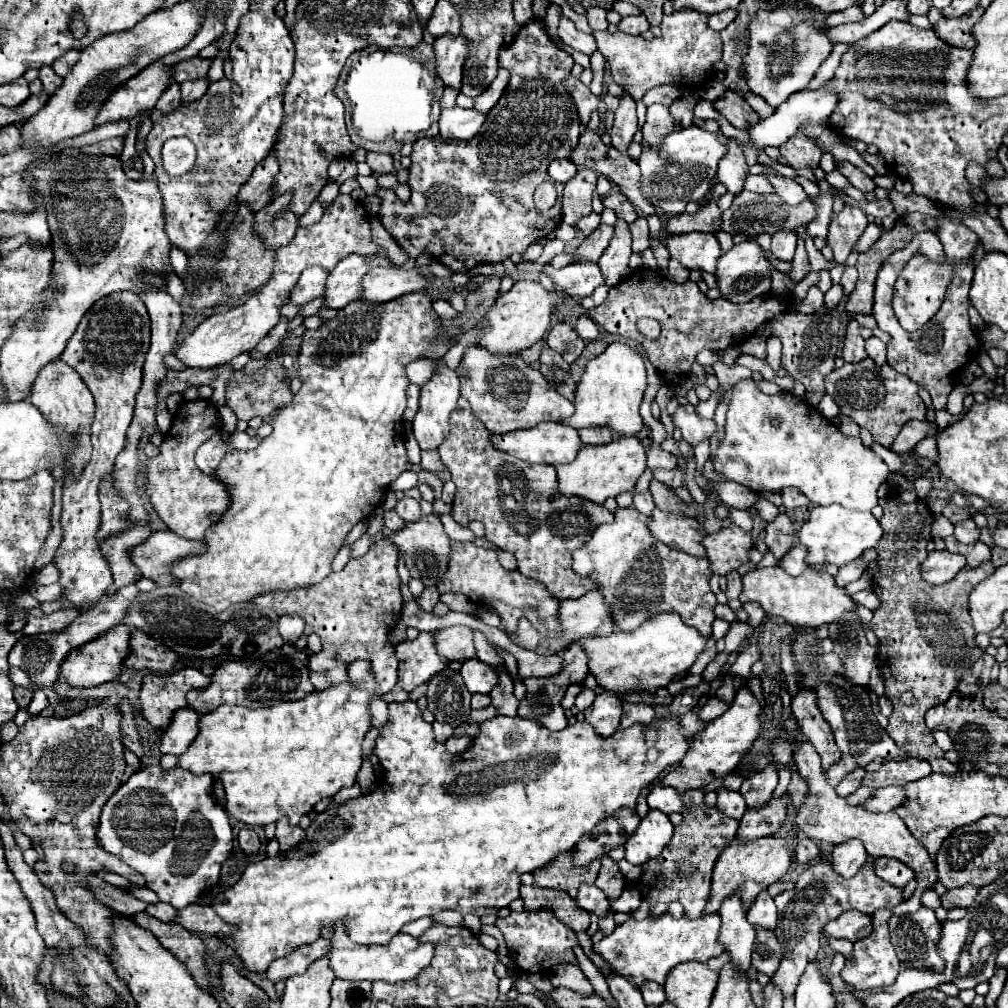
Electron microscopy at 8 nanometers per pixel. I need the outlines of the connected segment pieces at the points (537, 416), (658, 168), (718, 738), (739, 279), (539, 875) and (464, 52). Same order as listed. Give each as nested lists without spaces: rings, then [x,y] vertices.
[[[468,345],[460,367],[466,371],[466,375],[460,377],[460,395],[470,403],[472,415],[494,435],[528,429],[542,421],[564,421],[574,413],[574,405],[556,393],[546,377],[538,369],[532,369],[518,353],[500,355],[490,353],[482,345]]]
[[[696,125],[680,129],[664,137],[660,149],[648,149],[640,155],[640,171],[644,181],[644,195],[662,211],[670,215],[684,213],[688,201],[700,201],[706,197],[710,181],[716,175],[718,161],[728,153],[726,145],[716,133],[708,133]]]
[[[740,687],[734,697],[732,707],[724,715],[716,717],[714,721],[710,721],[706,725],[706,731],[700,733],[690,743],[690,749],[686,751],[680,765],[674,771],[666,773],[666,777],[662,779],[662,785],[670,785],[670,787],[676,787],[678,791],[686,791],[686,789],[694,787],[694,781],[710,783],[712,779],[726,777],[728,773],[732,773],[736,769],[736,765],[740,763],[740,759],[746,755],[746,751],[752,747],[752,743],[760,735],[760,731],[762,731],[760,717],[762,717],[760,701],[752,695],[752,691],[748,687]]]
[[[742,241],[734,245],[730,251],[722,253],[716,269],[718,289],[724,299],[730,299],[734,303],[746,303],[758,295],[764,295],[770,291],[770,273],[774,271],[774,265],[764,255],[764,249],[756,241]]]
[[[568,851],[564,857],[558,857],[556,861],[552,861],[552,865],[544,865],[536,869],[534,873],[536,885],[560,889],[560,891],[566,891],[570,897],[576,897],[580,883],[594,883],[602,865],[602,857],[582,867],[574,865],[572,859],[574,859],[574,853]]]
[[[462,33],[458,35],[442,35],[434,41],[436,63],[438,63],[438,77],[444,85],[460,89],[462,67],[464,61],[470,57],[470,39]]]

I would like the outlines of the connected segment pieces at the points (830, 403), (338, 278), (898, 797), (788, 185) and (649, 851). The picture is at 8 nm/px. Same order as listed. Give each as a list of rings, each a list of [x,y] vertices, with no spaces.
[[[824,395],[820,403],[816,406],[817,410],[828,420],[831,420],[839,414],[839,408],[834,400],[828,395]]]
[[[352,253],[332,269],[326,283],[326,305],[342,309],[348,303],[362,297],[362,279],[372,271],[372,265],[364,255]]]
[[[882,787],[868,797],[864,807],[868,807],[870,811],[892,811],[906,801],[908,797],[904,793],[904,787]]]
[[[764,165],[766,167],[766,173],[764,177],[770,181],[770,185],[774,187],[774,191],[780,195],[780,199],[788,205],[798,205],[802,201],[808,199],[808,195],[804,193],[804,189],[794,181],[794,179],[786,179],[782,175],[776,175],[772,165]]]
[[[650,811],[632,833],[626,843],[626,861],[632,865],[642,865],[648,859],[660,855],[660,851],[670,843],[674,825],[662,811]]]

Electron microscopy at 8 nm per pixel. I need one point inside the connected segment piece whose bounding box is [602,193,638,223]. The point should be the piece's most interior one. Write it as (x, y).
(617, 201)

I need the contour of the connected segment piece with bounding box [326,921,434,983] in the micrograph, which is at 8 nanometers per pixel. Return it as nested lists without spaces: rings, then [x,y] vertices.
[[[338,921],[338,923],[334,923],[332,951],[326,957],[330,959],[332,971],[338,979],[350,979],[350,981],[382,979],[388,983],[398,983],[398,981],[406,981],[406,979],[414,979],[416,973],[420,973],[420,969],[430,965],[430,961],[434,957],[434,945],[422,943],[420,939],[416,939],[408,933],[398,933],[388,945],[358,945],[348,937],[346,927],[340,925],[340,921]]]

